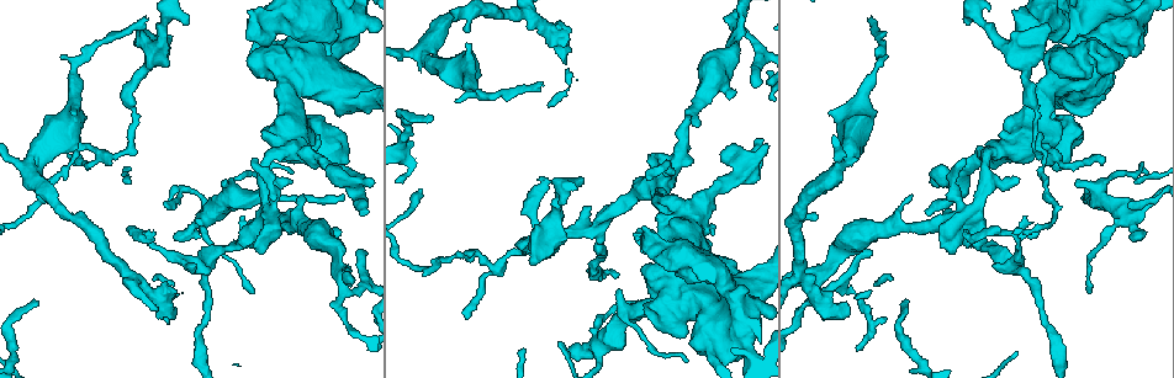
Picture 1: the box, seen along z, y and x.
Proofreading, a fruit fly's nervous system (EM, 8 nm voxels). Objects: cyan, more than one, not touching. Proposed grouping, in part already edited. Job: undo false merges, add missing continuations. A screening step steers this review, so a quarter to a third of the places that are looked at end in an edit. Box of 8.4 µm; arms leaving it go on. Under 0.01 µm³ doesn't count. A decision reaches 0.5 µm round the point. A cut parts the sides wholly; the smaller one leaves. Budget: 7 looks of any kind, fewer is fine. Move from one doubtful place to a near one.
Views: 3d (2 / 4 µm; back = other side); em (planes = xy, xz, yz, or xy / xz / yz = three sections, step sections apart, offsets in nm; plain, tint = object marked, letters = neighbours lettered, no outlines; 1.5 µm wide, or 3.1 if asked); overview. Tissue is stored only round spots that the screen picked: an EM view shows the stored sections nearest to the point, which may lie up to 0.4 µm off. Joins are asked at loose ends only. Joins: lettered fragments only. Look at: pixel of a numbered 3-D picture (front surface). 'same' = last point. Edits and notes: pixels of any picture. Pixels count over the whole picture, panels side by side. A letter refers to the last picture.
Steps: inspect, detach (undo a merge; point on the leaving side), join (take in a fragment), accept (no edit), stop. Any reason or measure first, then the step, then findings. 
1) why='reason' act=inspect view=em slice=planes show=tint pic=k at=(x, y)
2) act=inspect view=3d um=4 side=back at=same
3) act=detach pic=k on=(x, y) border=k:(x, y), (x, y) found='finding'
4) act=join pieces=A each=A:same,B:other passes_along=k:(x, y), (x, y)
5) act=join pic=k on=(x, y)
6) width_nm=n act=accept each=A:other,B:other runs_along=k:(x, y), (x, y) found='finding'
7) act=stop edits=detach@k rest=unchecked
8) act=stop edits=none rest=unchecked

why='tapers out' act=inspect view=3d um=2 pic=1 at=(146, 232)

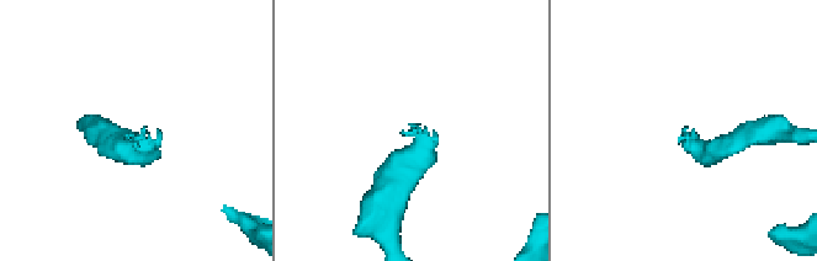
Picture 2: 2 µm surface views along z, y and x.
why='shape alone is not enough' act=inspect view=em slice=xy step=8 show=letters pic=2 at=(682, 130)

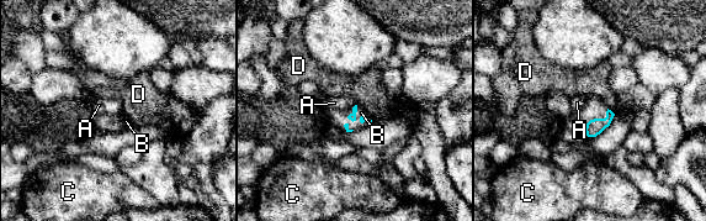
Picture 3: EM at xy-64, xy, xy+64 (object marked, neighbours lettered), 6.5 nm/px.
why='another direction' act=inspect view=em slice=planes show=letters at=same

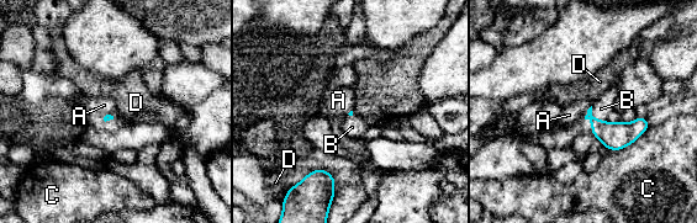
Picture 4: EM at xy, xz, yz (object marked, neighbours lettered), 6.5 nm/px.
longest_contact=C:300nm act=join pieces=B each=A:other,B:same,C:other,D:other found='it goes on there'

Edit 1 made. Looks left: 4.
why='thin end' act=inspect view=em slice=xy step=4 show=tint pic=1 at=(38, 303)

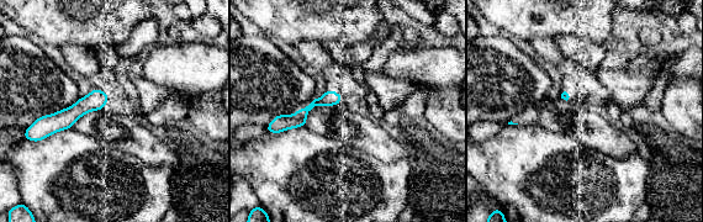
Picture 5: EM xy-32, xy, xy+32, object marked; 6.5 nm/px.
act=inspect view=em slice=xz step=4 show=letters at=same

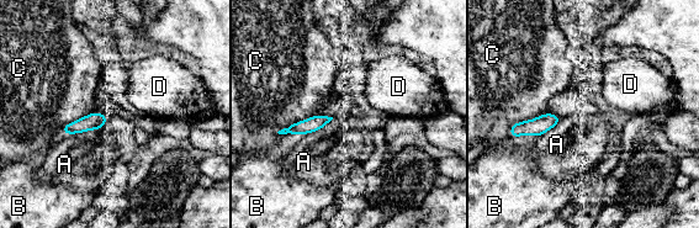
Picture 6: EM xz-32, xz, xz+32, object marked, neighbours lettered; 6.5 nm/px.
act=accept each=A:other,B:other,C:other,D:other found='no lettered fragment goes on from it'

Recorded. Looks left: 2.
why='free end' act=inspect view=em slice=planes show=letters pic=1 at=(849, 312)

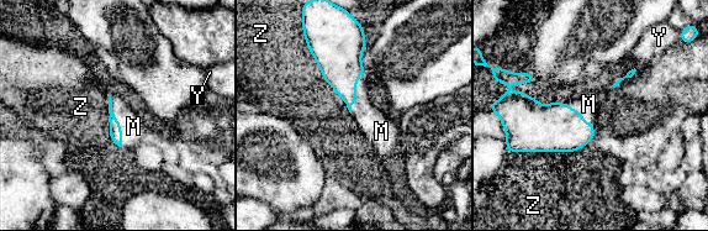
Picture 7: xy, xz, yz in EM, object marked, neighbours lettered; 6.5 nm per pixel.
act=join pieces=M each=M:same,Y:other,Z:other found='it goes on there'

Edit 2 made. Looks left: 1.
act=stop edits=join@4,join@7 rest=unchecked

